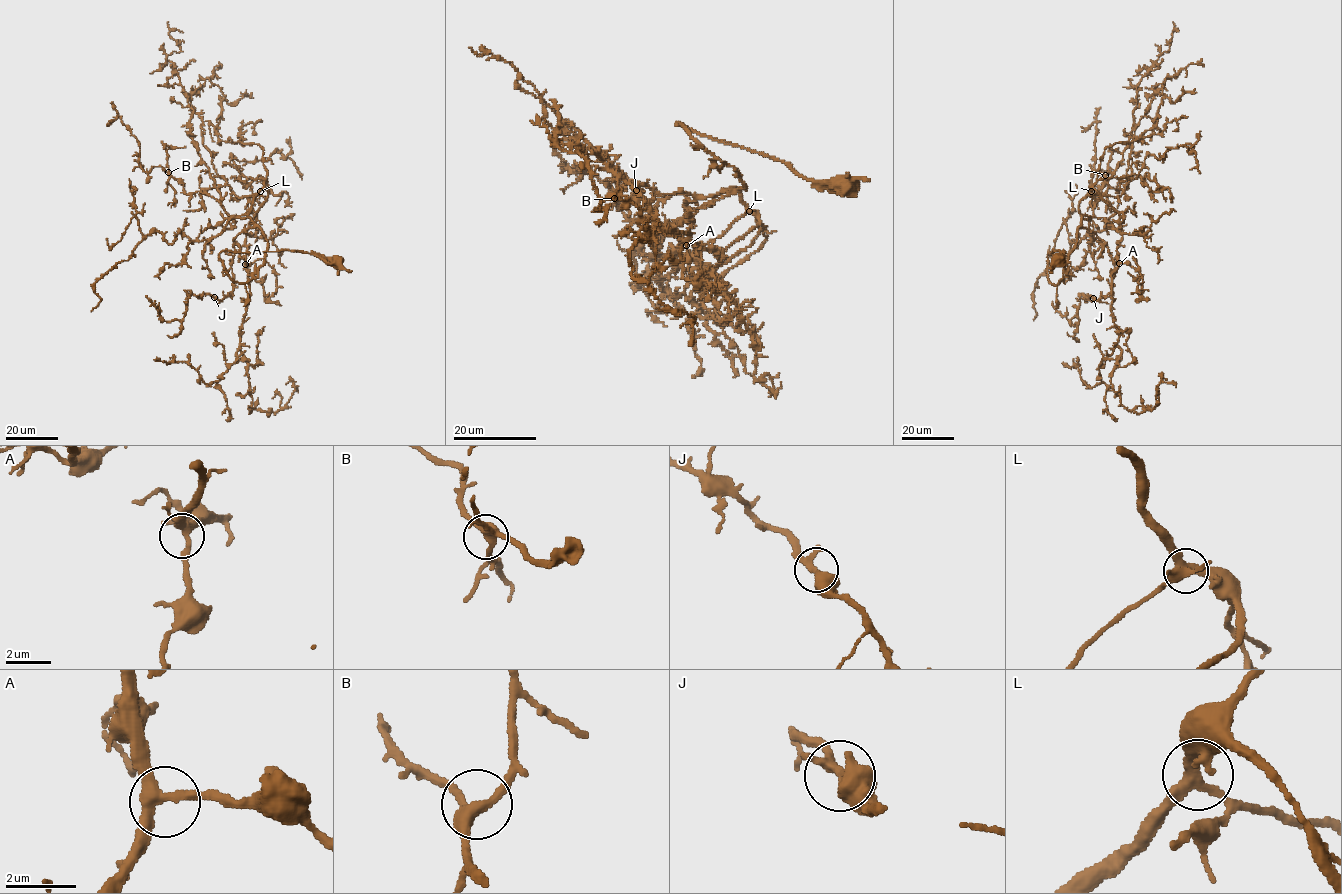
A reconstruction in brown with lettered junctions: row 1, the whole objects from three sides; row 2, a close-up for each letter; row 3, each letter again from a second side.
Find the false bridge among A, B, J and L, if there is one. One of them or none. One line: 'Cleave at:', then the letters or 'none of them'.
Cleave at: none of them

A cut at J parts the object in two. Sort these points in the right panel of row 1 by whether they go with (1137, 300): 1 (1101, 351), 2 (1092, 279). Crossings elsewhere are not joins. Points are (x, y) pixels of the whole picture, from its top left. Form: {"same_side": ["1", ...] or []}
{"same_side": ["1", "2"]}

